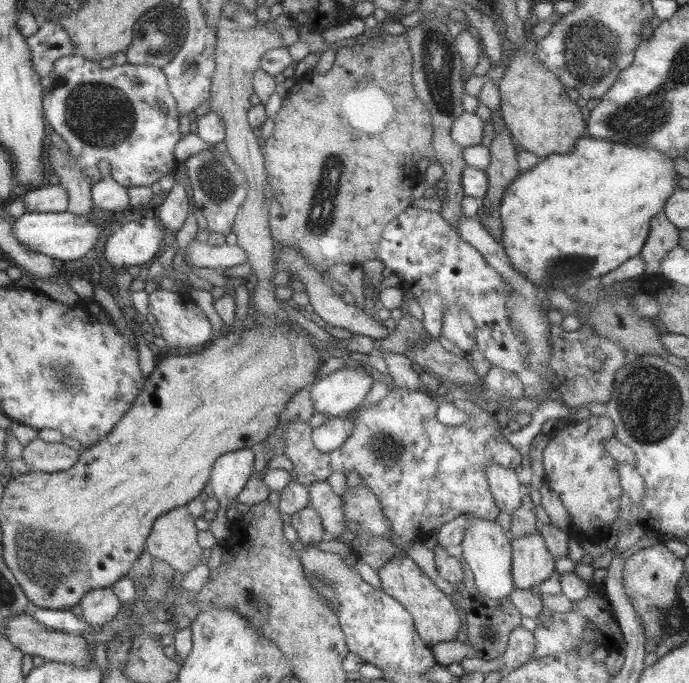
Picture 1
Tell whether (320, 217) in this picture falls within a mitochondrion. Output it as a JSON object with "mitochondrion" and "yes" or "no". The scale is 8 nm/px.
{"mitochondrion":"yes"}

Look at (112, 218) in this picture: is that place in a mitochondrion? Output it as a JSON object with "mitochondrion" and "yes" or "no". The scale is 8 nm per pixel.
{"mitochondrion":"no"}

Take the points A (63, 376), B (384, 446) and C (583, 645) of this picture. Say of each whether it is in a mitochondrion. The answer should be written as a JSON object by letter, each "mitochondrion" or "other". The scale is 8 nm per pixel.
{"A":"mitochondrion","B":"mitochondrion","C":"other"}

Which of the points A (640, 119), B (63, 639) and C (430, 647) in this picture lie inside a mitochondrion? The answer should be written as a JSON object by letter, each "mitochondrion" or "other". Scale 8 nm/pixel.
{"A":"mitochondrion","B":"other","C":"other"}

